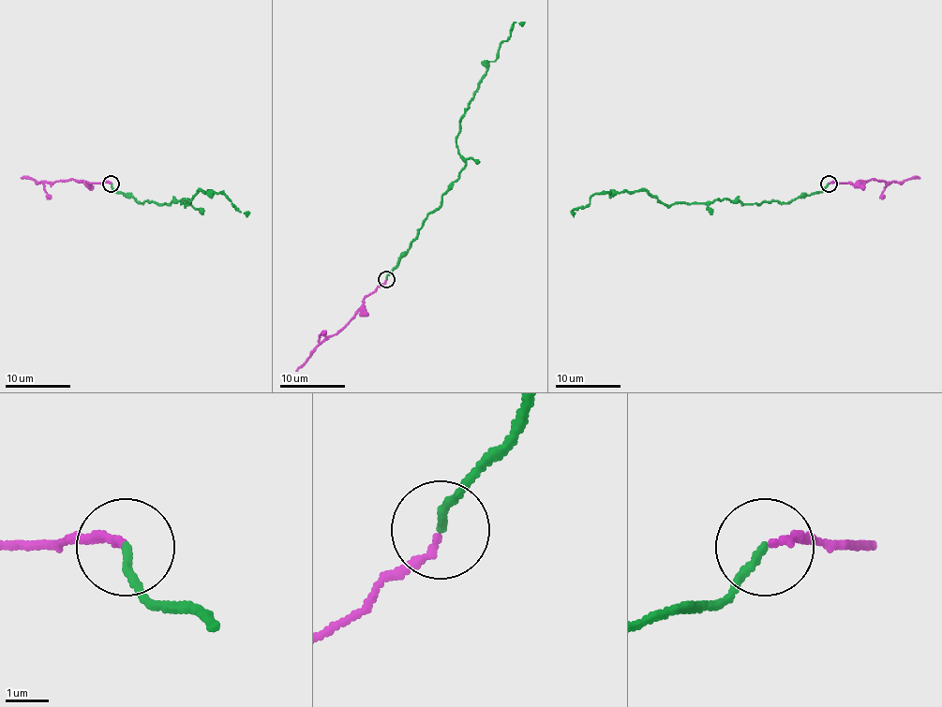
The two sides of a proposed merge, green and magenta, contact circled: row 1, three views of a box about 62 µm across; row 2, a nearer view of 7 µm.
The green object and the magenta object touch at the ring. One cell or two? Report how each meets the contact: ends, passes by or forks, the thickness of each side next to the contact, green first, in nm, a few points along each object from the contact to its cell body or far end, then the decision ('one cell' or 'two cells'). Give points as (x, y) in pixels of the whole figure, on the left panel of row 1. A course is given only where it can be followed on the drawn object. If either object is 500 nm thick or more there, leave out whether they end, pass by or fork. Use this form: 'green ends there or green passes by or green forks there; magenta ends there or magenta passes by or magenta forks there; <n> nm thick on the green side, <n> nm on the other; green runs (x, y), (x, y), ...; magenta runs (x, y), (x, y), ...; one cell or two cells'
green ends there; magenta ends there; 180 nm thick on the green side, 170 nm on the other; green runs (112, 183), (139, 202), (183, 199), (186, 205), (198, 191), (222, 193), (240, 212), (250, 212); magenta runs (112, 183), (87, 184), (74, 180), (48, 181), (20, 178); one cell

